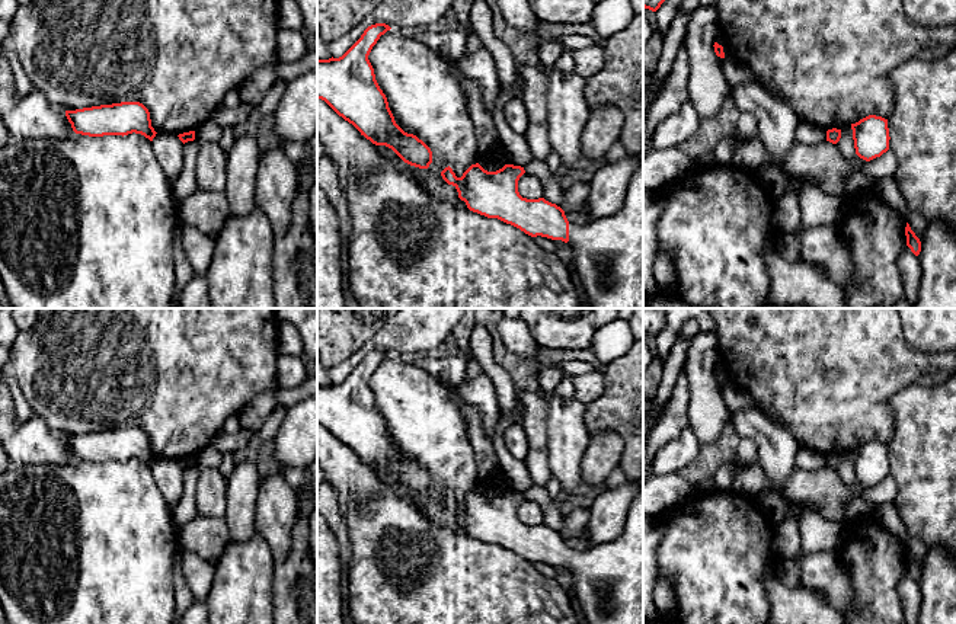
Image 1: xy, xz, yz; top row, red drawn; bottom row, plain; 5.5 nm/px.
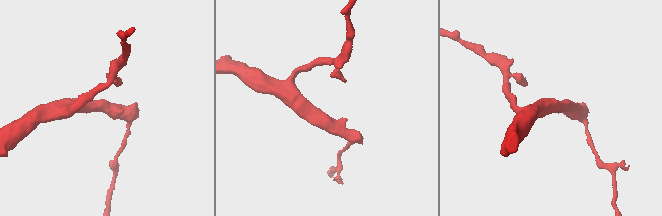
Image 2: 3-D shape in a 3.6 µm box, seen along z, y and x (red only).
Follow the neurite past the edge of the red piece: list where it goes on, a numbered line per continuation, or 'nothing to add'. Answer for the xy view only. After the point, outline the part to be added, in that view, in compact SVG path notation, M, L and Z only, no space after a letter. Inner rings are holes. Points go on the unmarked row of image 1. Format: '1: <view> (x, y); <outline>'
nothing to add

